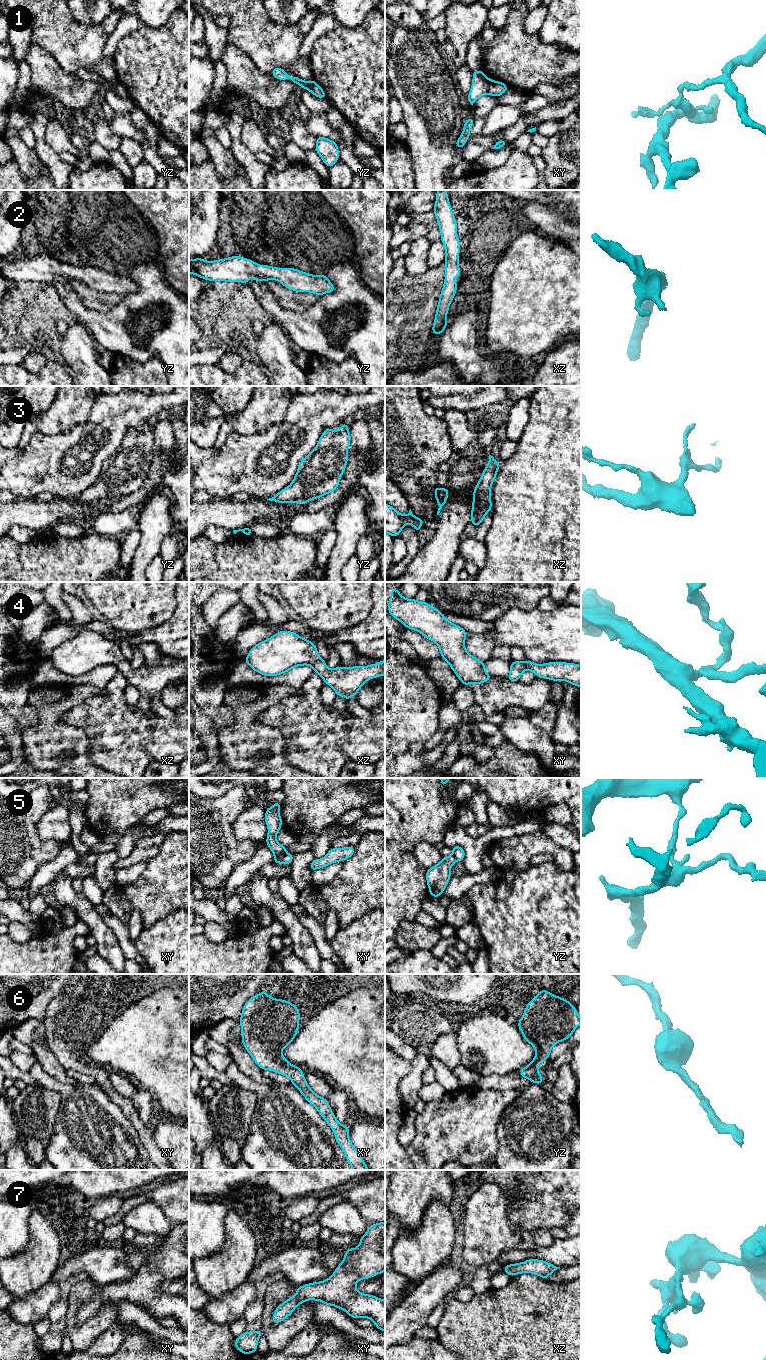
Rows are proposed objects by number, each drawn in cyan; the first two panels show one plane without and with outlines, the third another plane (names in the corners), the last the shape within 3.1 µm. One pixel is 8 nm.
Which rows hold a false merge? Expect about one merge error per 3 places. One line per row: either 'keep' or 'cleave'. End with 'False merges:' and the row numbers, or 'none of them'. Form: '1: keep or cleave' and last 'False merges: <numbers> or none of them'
1: cleave
2: keep
3: keep
4: keep
5: cleave
6: keep
7: keep
False merges: 1, 5

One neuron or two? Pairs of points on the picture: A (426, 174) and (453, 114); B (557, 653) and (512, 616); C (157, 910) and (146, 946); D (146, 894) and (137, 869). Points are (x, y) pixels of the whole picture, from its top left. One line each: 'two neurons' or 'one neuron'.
A: one neuron
B: one neuron
C: two neurons
D: two neurons

